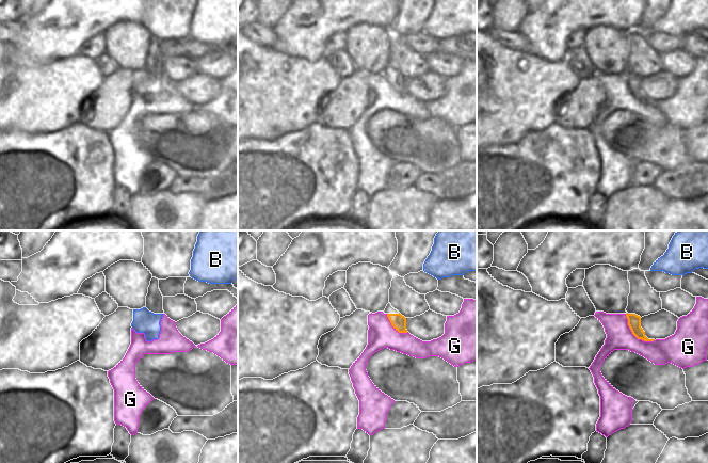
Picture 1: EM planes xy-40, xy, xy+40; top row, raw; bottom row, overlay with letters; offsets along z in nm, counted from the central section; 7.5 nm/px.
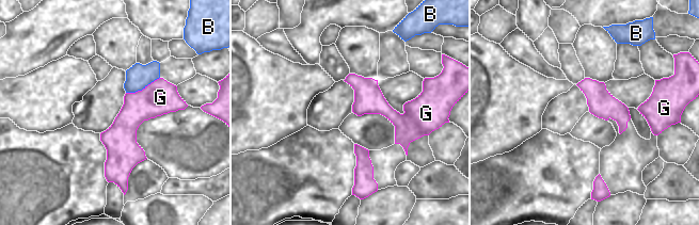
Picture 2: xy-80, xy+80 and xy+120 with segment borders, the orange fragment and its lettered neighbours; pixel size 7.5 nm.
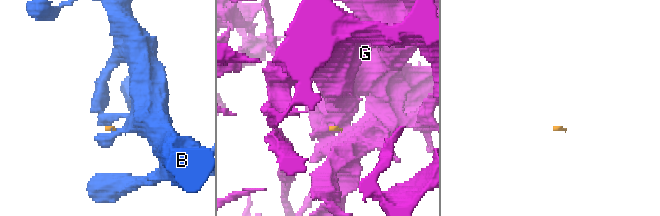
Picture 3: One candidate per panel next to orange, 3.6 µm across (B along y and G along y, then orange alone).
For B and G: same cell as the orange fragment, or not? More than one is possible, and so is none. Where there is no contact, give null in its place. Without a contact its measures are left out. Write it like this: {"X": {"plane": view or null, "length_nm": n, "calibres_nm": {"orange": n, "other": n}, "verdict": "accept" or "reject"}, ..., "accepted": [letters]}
{"B": {"plane": null, "verdict": "reject"}, "G": {"plane": "xy+40", "length_nm": 300, "calibres_nm": {"orange": 100, "other": 190}, "verdict": "reject"}, "accepted": []}

